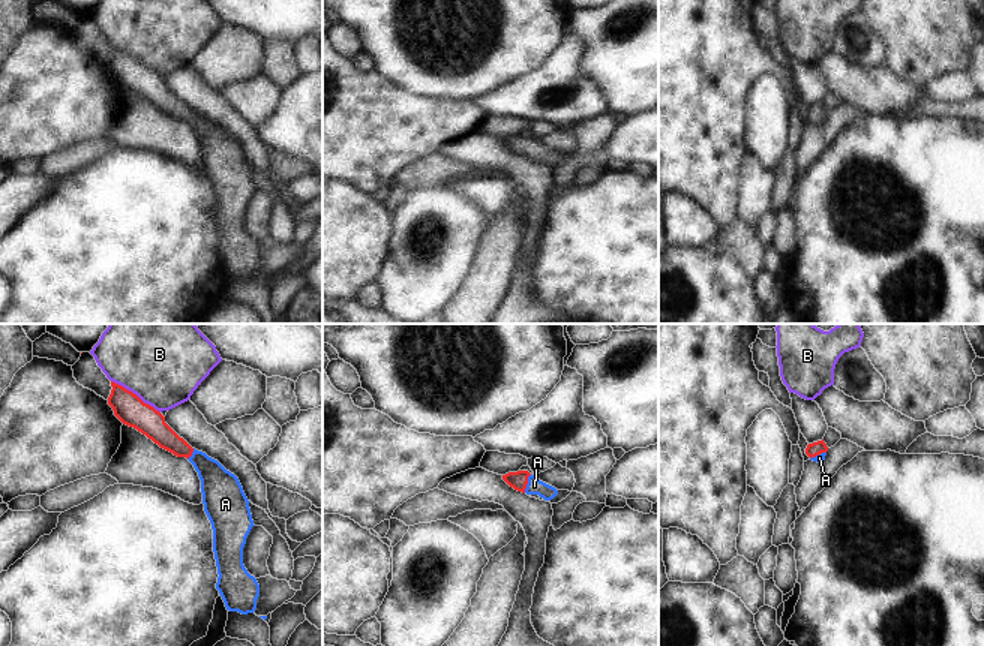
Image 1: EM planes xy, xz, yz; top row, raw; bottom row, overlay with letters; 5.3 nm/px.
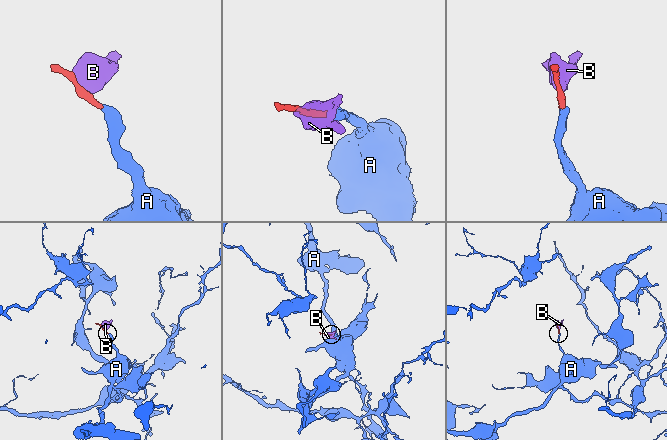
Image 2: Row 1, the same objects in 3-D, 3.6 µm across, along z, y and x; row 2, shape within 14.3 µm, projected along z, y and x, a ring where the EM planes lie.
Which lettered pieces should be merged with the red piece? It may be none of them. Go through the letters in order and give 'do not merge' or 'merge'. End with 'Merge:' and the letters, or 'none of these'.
A: merge
B: do not merge
Merge: A

